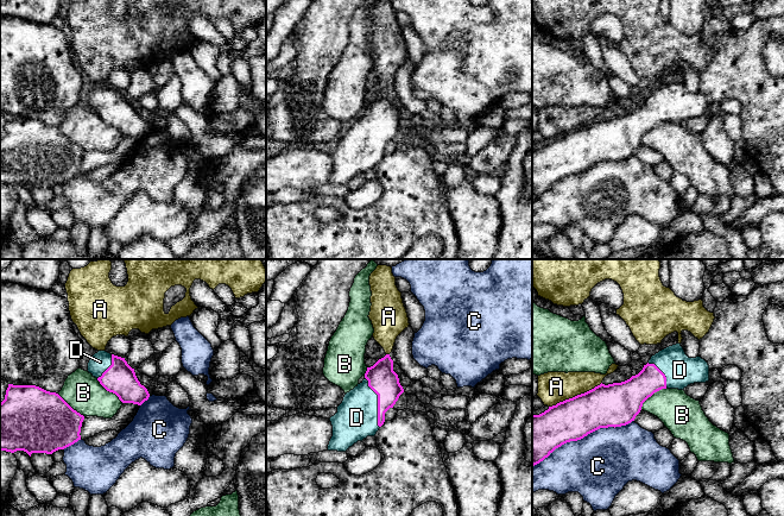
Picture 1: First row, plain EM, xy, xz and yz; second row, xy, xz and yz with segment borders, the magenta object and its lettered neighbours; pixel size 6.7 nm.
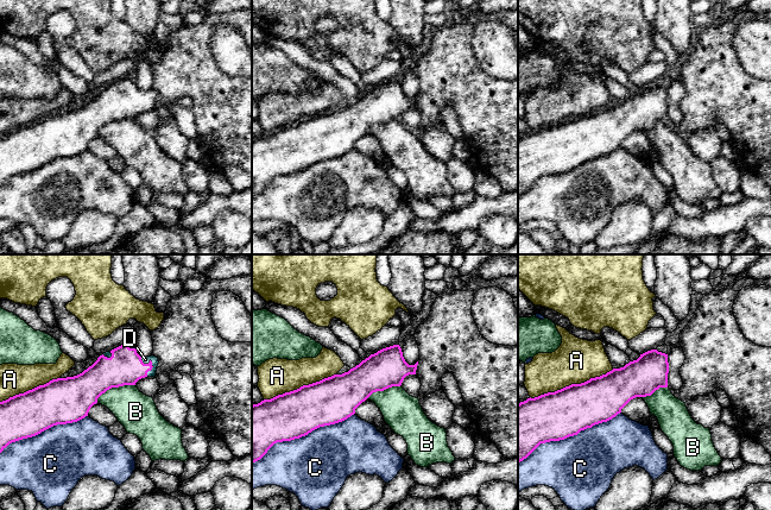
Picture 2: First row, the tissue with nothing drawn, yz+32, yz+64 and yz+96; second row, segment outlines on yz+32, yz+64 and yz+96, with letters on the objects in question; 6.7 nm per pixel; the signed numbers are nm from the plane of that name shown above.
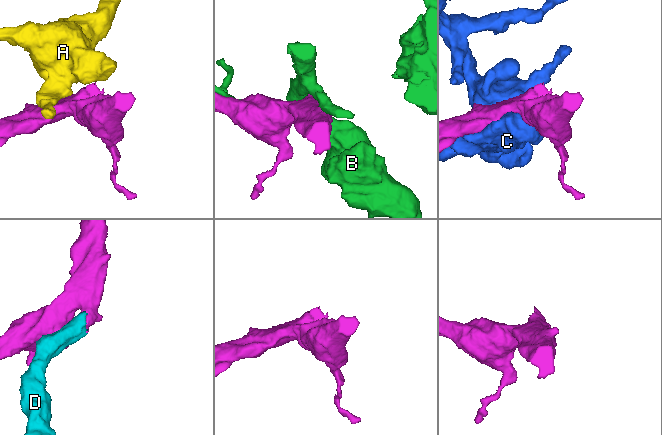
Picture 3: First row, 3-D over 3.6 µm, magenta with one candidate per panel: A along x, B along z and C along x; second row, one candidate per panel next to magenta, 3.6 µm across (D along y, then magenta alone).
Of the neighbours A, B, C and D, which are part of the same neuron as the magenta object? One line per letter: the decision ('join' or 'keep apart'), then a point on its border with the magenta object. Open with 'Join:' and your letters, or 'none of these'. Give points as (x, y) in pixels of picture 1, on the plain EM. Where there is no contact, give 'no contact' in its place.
Join: D
A: keep apart | yz (575, 130)
B: keep apart | yz (651, 128)
C: keep apart | yz (582, 171)
D: join | xz (378, 136)

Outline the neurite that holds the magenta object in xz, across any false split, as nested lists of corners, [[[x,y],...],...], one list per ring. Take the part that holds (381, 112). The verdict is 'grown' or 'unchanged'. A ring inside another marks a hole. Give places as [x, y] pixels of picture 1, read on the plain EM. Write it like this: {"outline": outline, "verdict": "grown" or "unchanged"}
{"outline": [[[390,88],[367,101],[365,113],[344,128],[337,146],[329,152],[333,170],[328,184],[346,185],[358,175],[374,170],[385,156],[385,146],[403,126]]], "verdict": "grown"}

